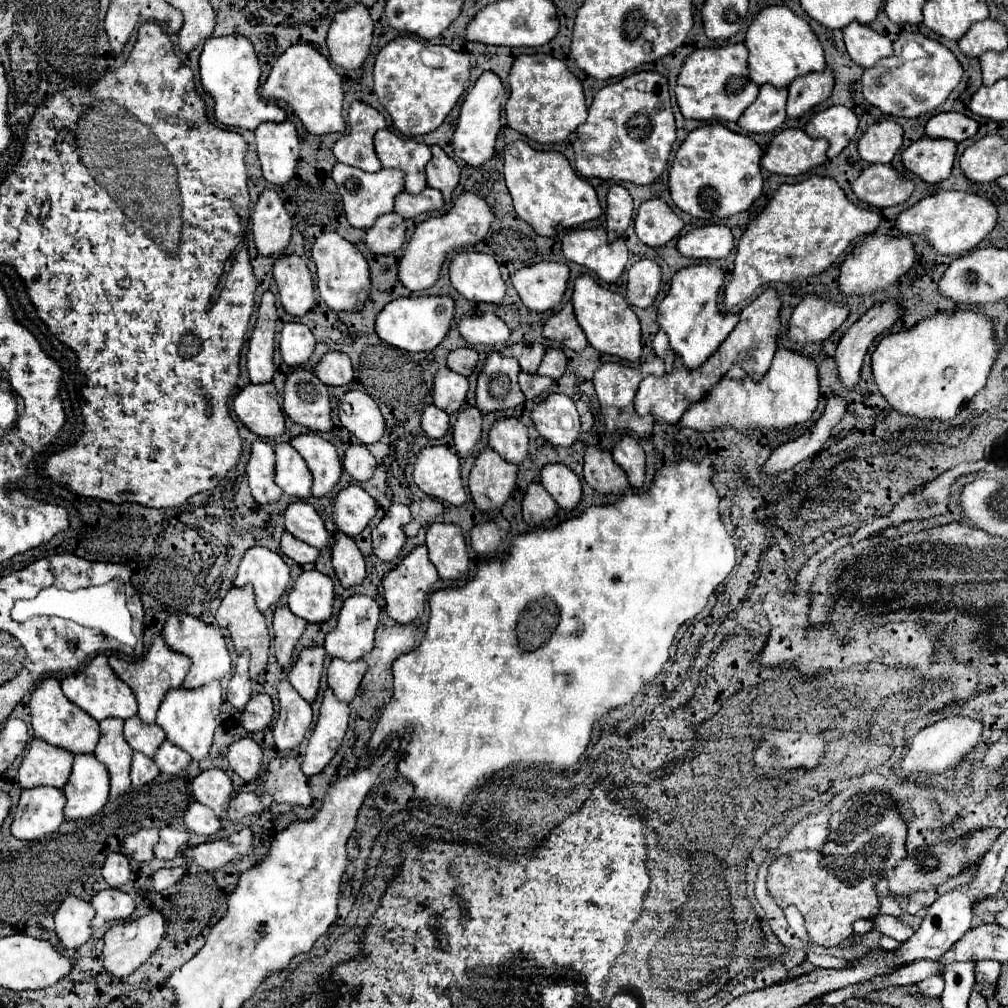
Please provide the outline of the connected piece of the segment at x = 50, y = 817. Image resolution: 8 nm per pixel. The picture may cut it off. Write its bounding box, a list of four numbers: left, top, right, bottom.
[12,785,66,841]

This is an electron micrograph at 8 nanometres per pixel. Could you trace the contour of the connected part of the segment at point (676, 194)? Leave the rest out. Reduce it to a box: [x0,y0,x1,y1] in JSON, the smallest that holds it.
[668,123,762,221]

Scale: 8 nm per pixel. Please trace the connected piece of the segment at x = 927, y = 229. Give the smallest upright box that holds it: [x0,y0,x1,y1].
[896,191,996,255]

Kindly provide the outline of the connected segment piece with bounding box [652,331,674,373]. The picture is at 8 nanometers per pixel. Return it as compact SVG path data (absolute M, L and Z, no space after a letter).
M658 331L656 337L654 337L654 353L662 357L662 361L666 363L666 371L670 373L672 371L672 363L674 363L674 351L670 349L670 343L668 343L668 337L664 331Z

